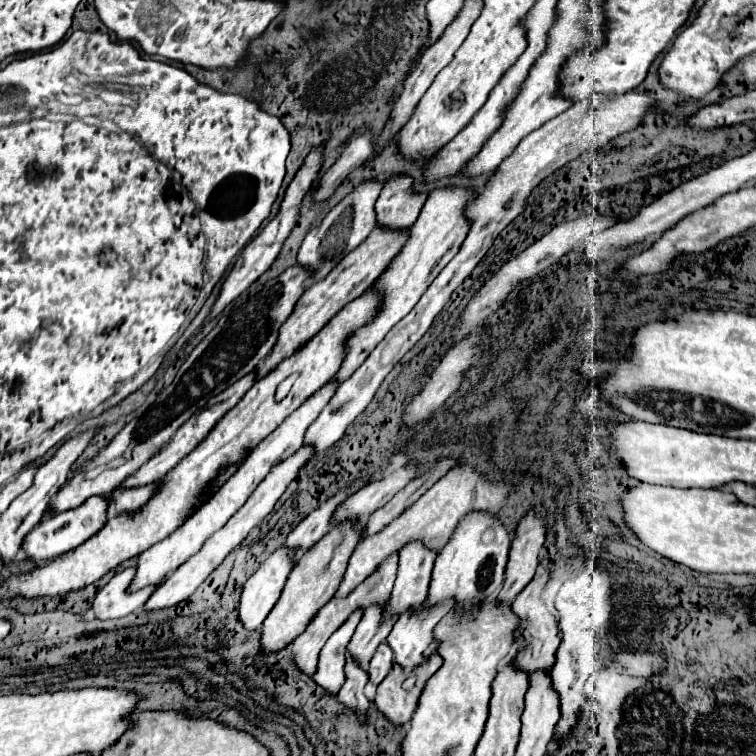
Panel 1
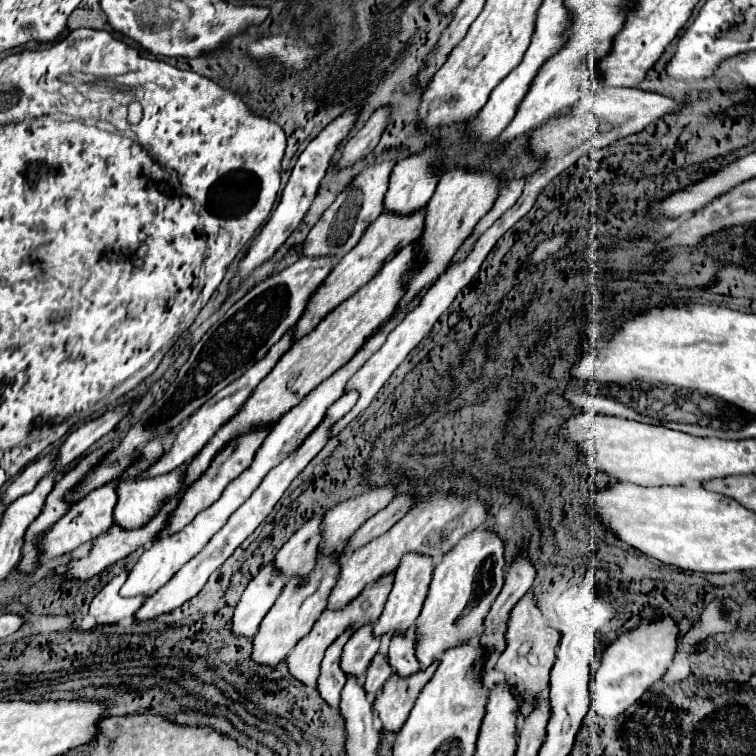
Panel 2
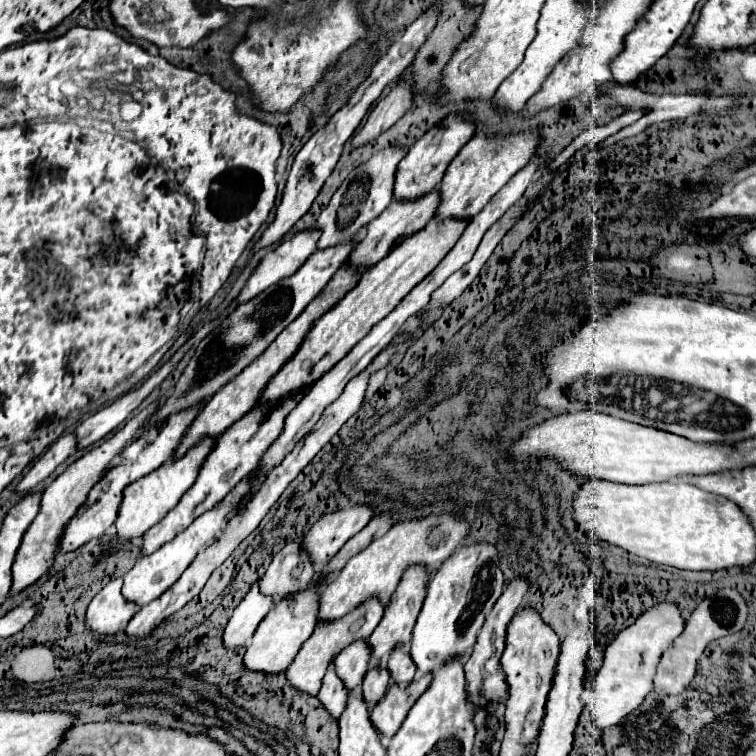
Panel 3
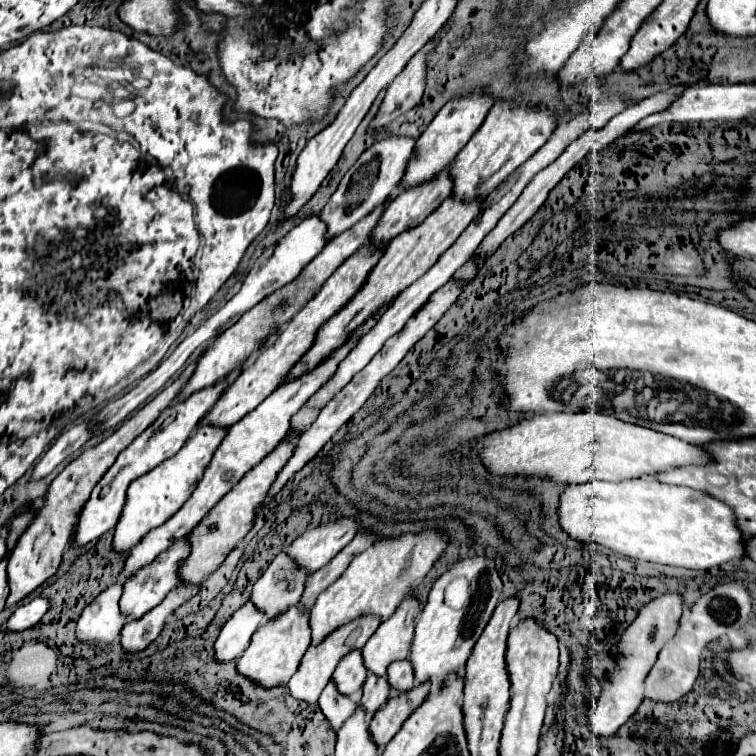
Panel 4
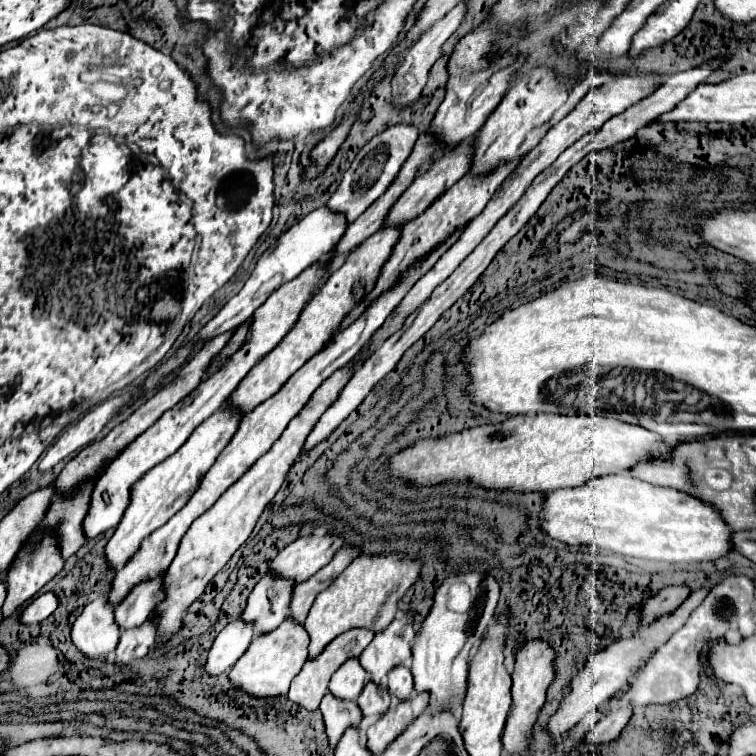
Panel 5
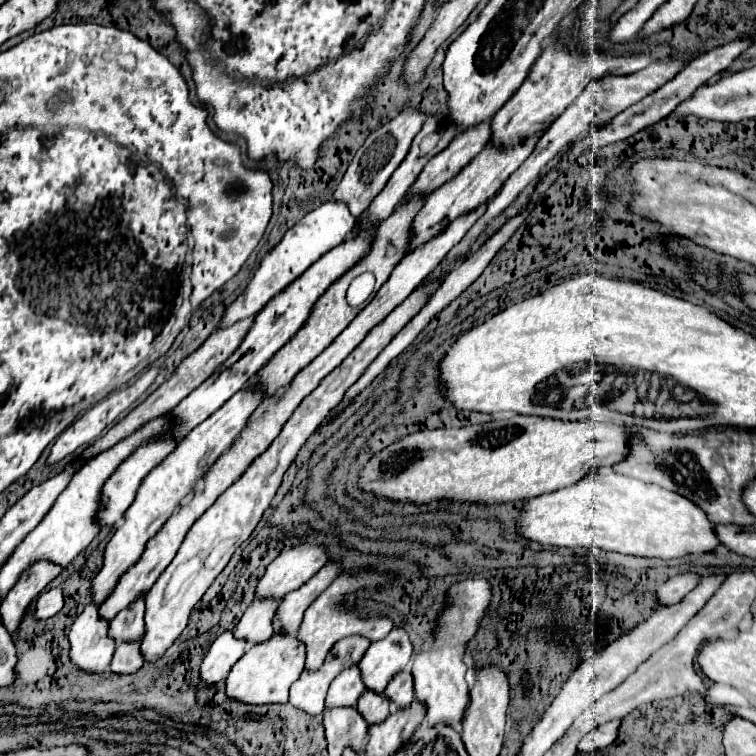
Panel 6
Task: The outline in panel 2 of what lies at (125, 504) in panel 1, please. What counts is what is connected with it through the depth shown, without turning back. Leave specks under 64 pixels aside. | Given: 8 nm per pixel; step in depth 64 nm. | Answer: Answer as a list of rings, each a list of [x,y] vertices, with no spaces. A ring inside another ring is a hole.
[[[186,460],[182,466],[174,468],[168,474],[156,476],[156,478],[142,478],[142,480],[130,480],[118,486],[118,504],[114,510],[114,522],[116,526],[124,528],[124,530],[136,530],[142,528],[144,524],[148,524],[154,516],[158,516],[158,512],[162,510],[162,506],[166,504],[166,500],[174,498],[182,486],[184,486],[184,476],[186,476],[186,468],[192,460]]]

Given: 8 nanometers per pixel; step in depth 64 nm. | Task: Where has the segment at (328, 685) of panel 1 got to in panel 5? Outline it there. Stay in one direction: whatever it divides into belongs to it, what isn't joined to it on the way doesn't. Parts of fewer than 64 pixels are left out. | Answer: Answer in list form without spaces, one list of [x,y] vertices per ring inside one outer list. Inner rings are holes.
[[[324,696],[320,704],[320,712],[324,714],[324,724],[326,724],[326,734],[330,740],[332,750],[336,750],[336,744],[340,742],[342,734],[348,728],[358,728],[362,722],[362,712],[356,702],[346,702],[346,700],[332,700],[332,696]]]

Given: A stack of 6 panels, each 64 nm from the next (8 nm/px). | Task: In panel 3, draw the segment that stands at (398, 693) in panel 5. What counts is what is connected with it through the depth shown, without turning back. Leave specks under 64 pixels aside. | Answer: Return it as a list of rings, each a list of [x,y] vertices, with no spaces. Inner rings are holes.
[[[396,648],[396,652],[392,652],[386,670],[392,676],[392,682],[396,682],[398,686],[406,686],[414,680],[416,674],[416,664],[412,662],[412,658],[408,656],[408,652],[404,648]]]

